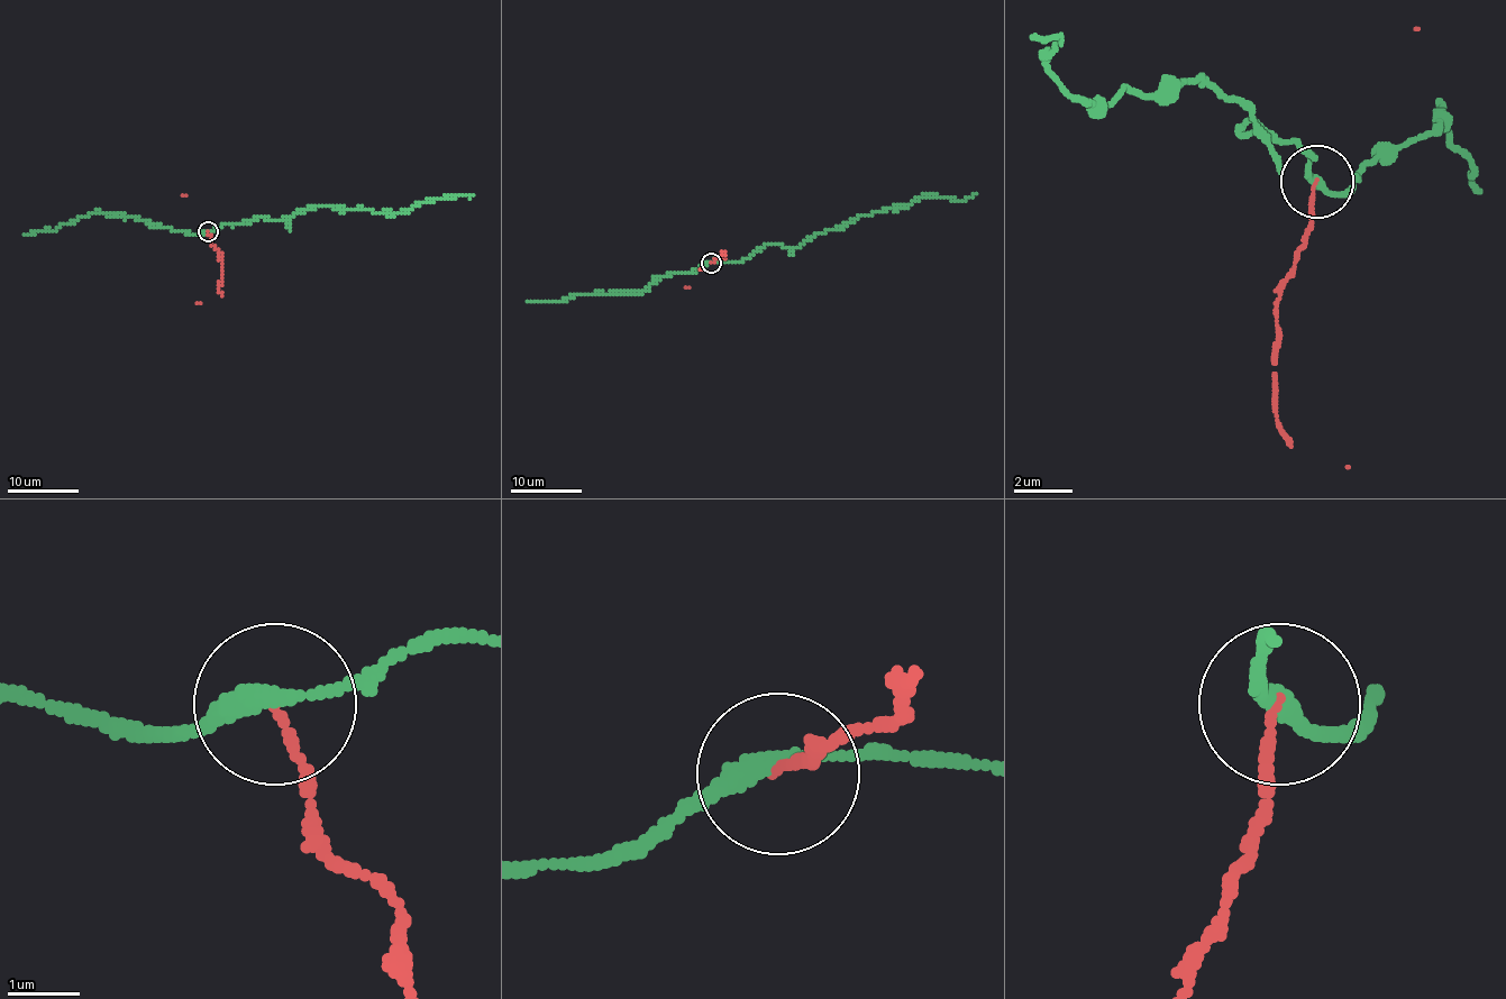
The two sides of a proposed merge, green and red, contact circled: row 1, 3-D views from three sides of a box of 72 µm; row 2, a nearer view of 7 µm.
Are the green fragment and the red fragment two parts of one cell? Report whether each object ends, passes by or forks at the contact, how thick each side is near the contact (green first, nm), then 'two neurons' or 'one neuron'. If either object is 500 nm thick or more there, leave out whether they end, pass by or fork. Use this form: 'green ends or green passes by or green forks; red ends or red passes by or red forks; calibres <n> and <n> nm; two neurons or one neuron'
green passes by; red ends; calibres 260 and 110 nm; two neurons

